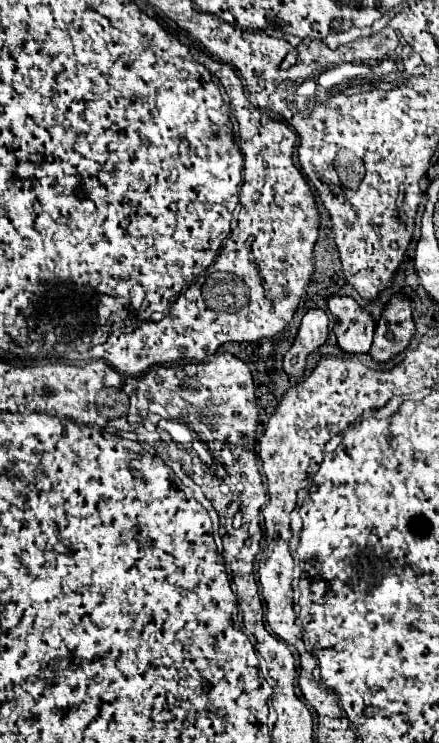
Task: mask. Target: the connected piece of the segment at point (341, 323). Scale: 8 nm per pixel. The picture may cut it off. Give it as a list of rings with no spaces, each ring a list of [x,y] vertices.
[[[348,296],[330,298],[328,310],[336,318],[332,330],[340,350],[346,354],[366,354],[374,336],[374,320],[370,314]]]

